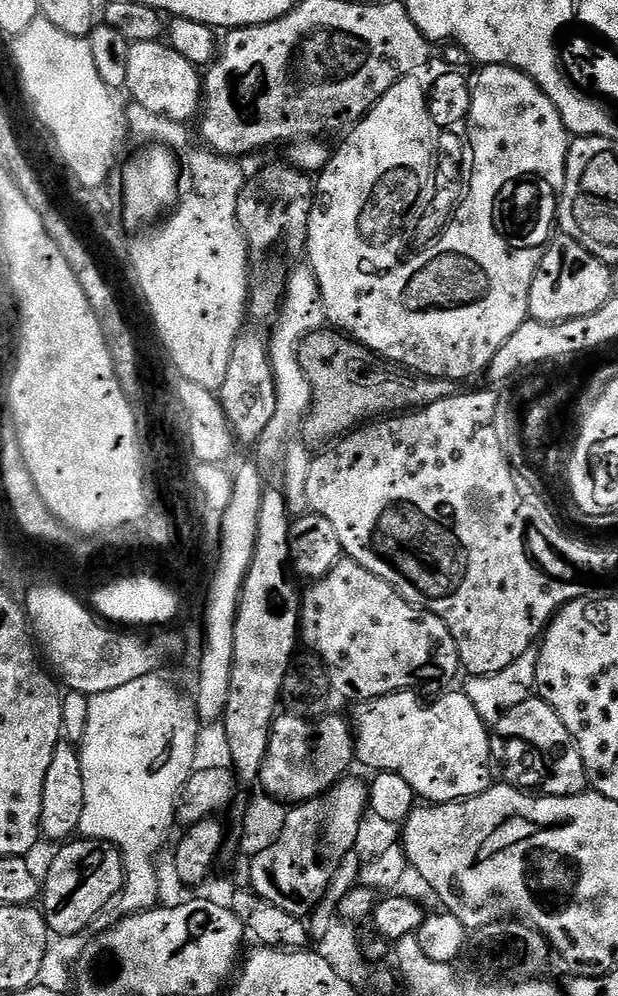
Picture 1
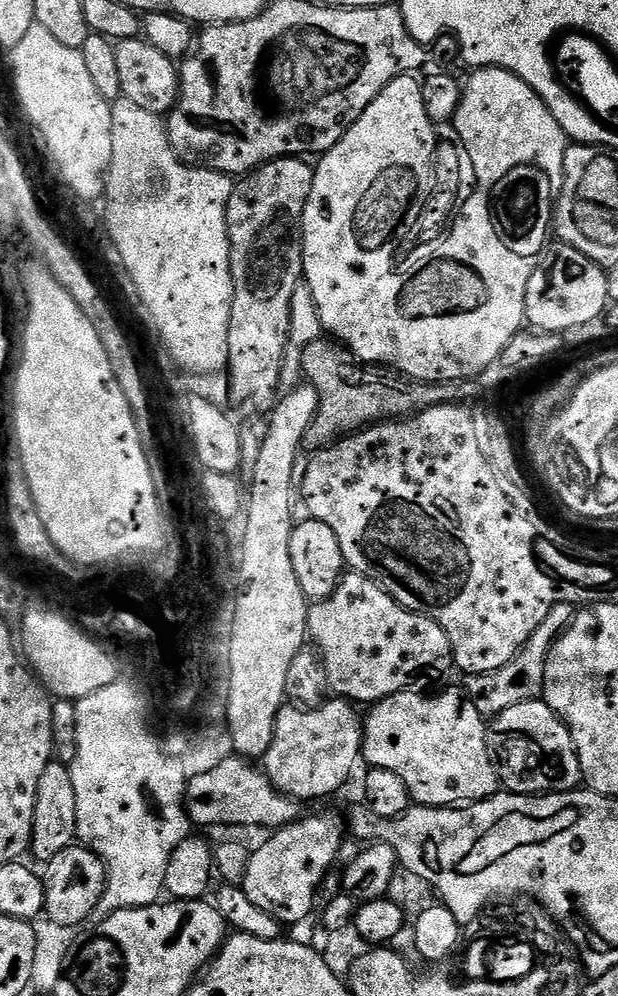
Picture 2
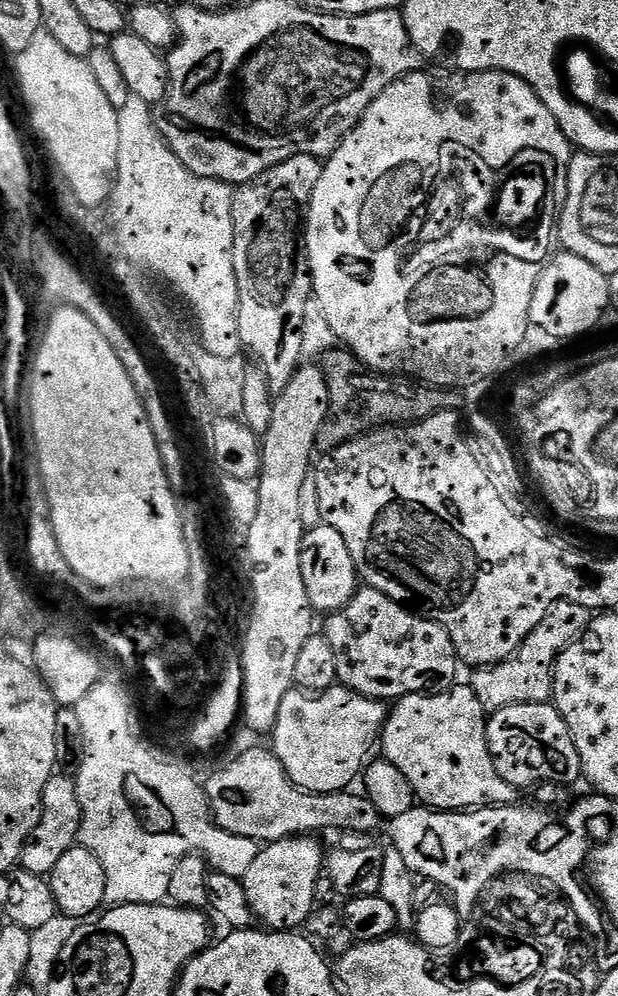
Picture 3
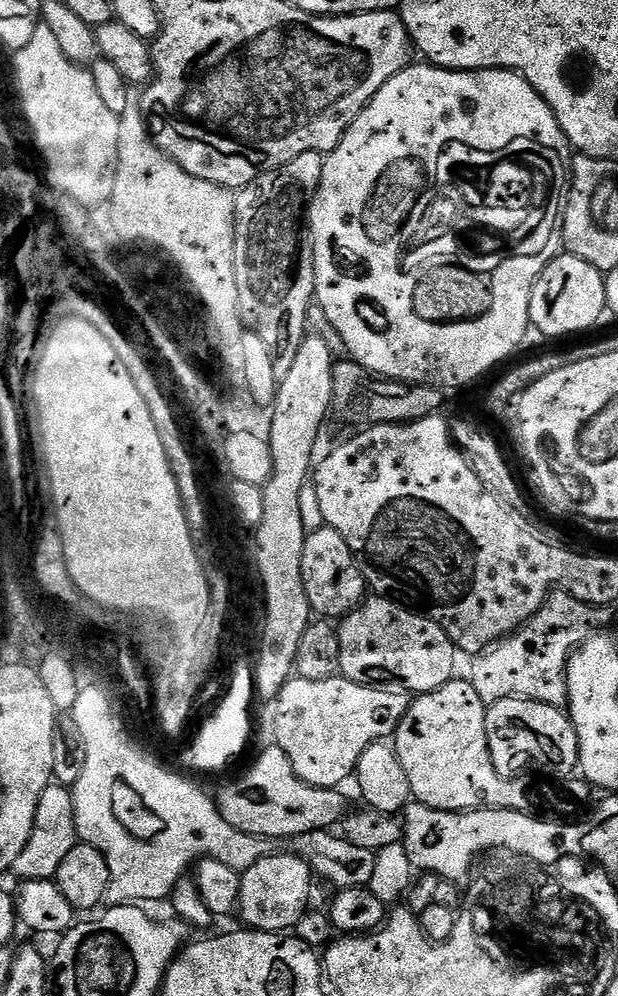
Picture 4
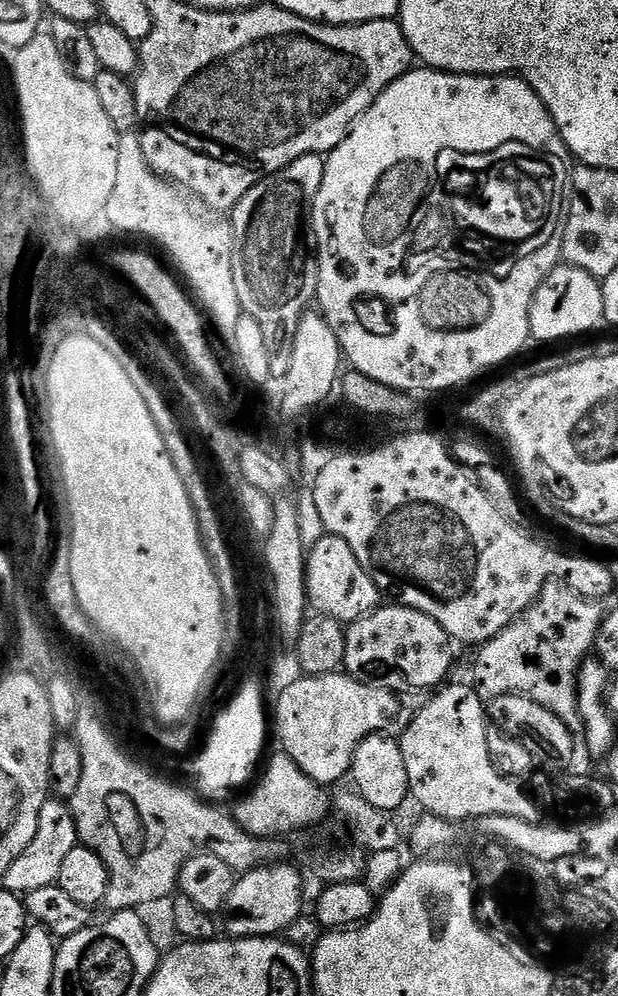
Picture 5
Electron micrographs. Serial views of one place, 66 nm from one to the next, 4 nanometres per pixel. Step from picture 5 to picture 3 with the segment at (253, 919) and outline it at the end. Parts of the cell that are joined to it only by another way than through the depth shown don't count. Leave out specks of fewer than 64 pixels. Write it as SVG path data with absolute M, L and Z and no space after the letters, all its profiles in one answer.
M311 835L291 836L288 840L278 840L261 847L258 858L250 865L250 870L246 870L242 881L245 896L255 919L261 925L267 926L272 930L296 930L301 926L307 925L308 915L312 913L316 900L316 883L326 868L326 852L320 849L319 839Z

